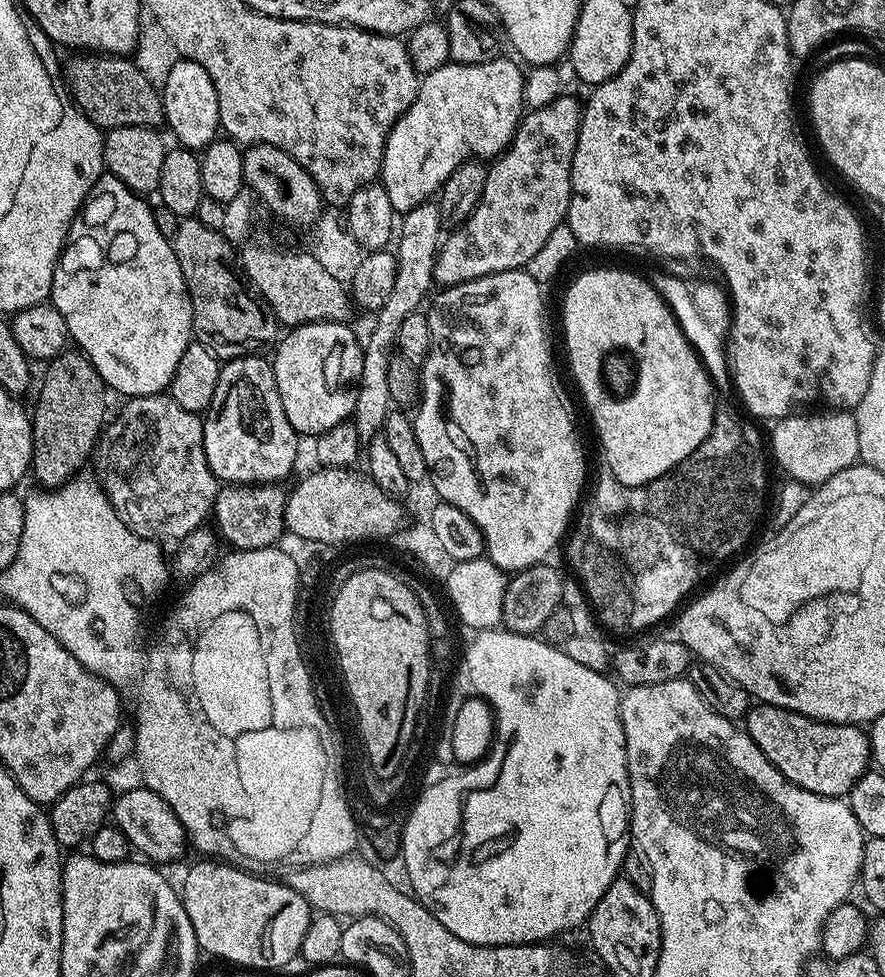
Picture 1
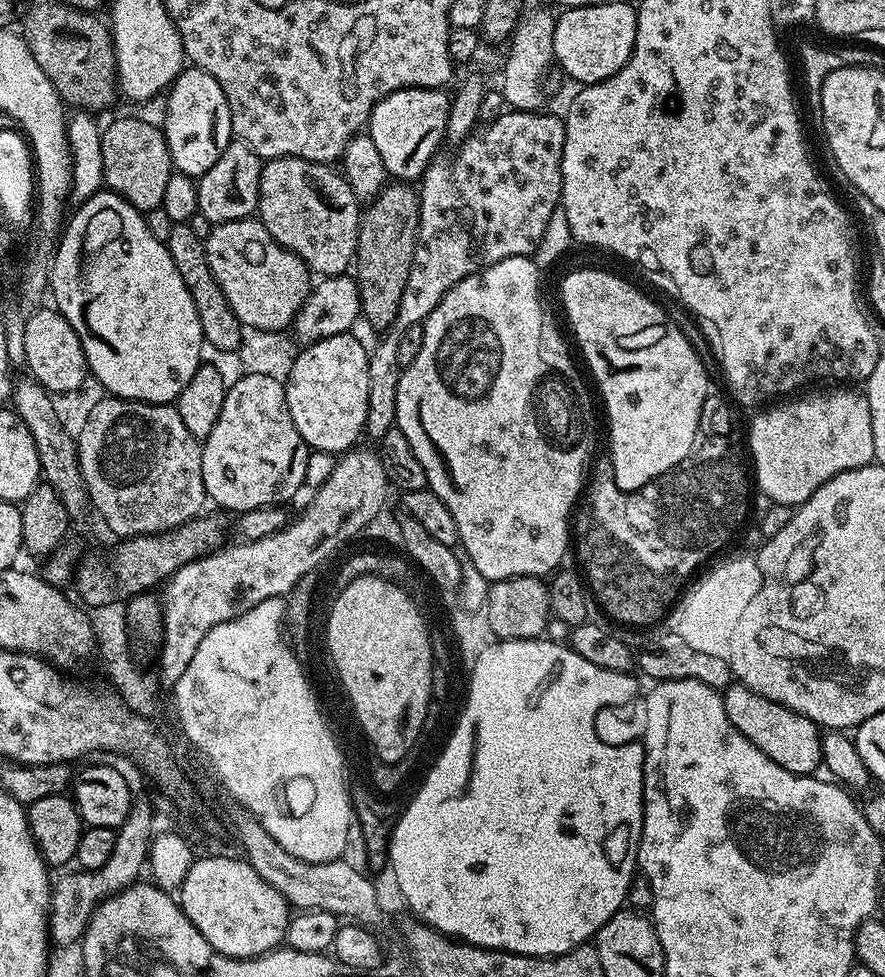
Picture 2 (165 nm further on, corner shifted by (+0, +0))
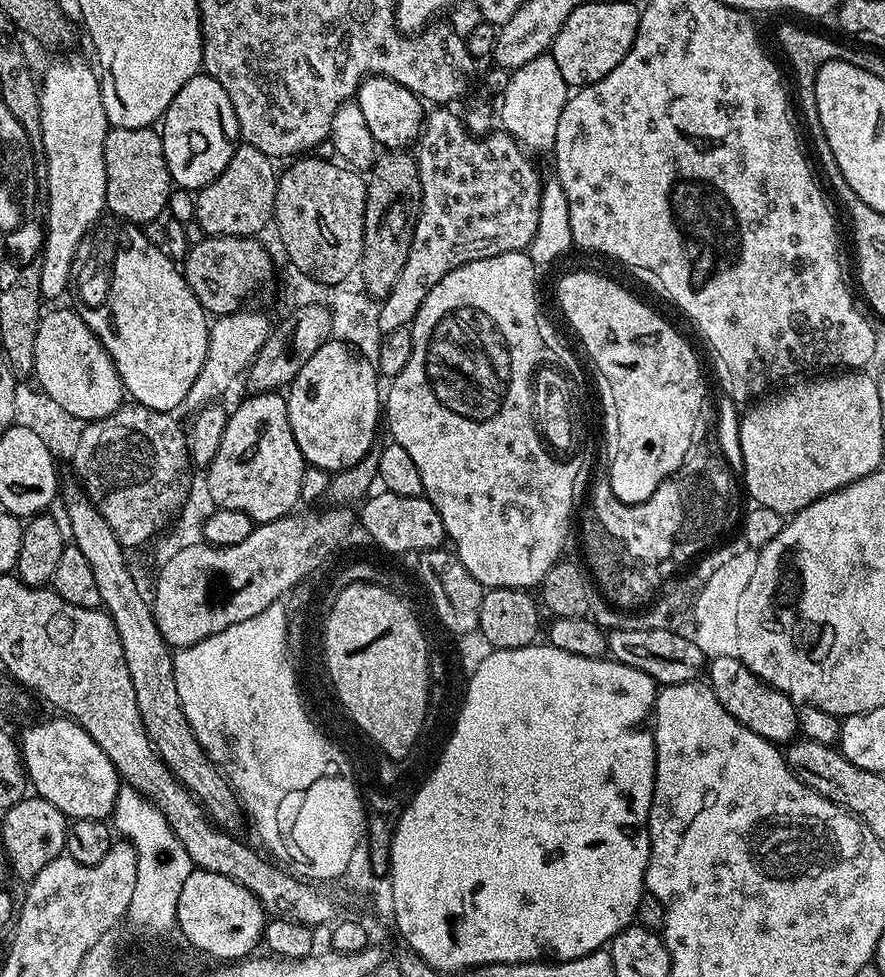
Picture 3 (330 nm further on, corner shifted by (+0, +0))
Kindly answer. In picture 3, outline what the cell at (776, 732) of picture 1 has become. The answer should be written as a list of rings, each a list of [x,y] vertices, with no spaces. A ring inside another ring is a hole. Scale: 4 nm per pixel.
[[[713,656],[706,668],[707,683],[714,690],[718,702],[742,726],[754,730],[762,738],[777,746],[787,745],[797,739],[800,730],[800,714],[797,705],[786,694],[765,684],[738,658]]]

